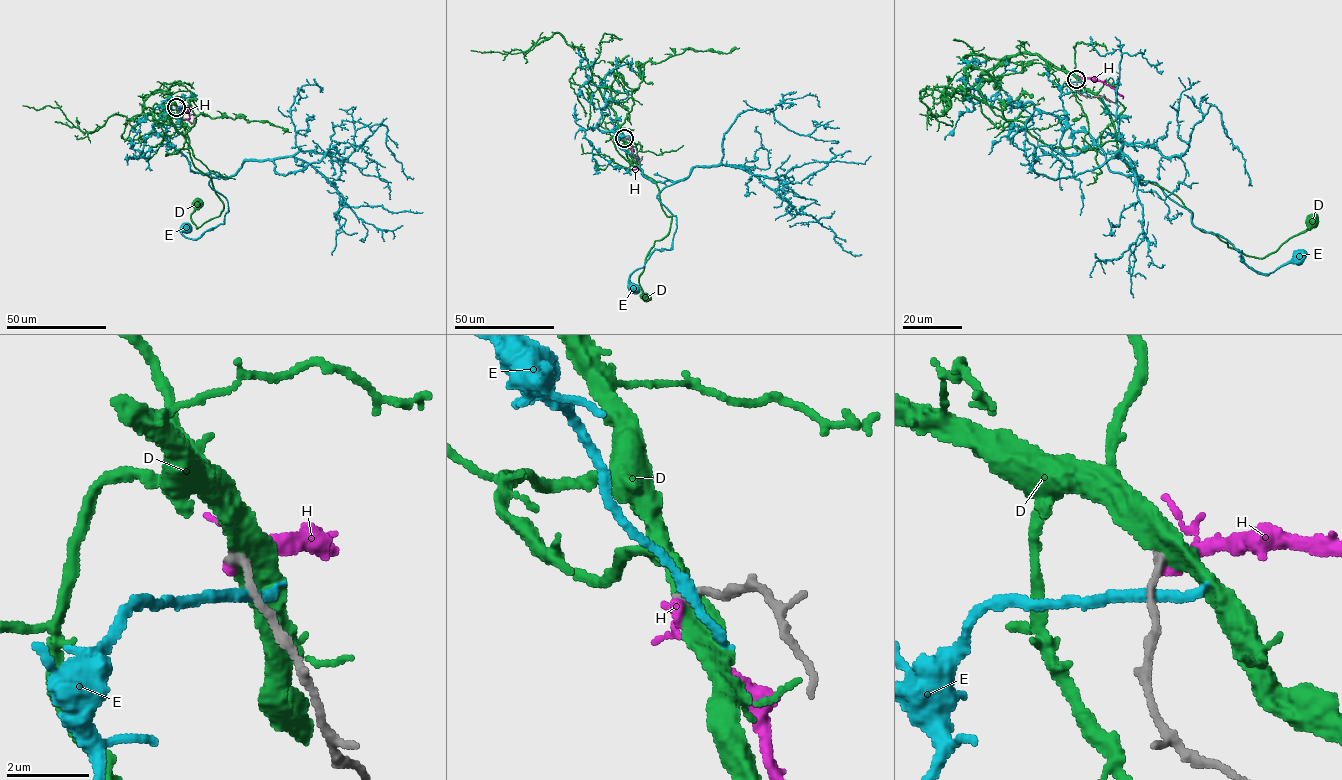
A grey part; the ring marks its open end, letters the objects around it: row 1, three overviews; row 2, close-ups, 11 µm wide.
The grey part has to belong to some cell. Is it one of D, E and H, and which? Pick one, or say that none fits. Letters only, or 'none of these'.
none of these

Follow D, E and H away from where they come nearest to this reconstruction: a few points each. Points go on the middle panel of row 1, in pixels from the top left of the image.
D: (624, 138), (636, 165), (655, 182), (663, 211), (671, 216), (669, 232), (654, 242), (640, 276), (646, 298)
E: (625, 138), (617, 127), (642, 173), (673, 183), (657, 198), (676, 219), (672, 248), (655, 249), (632, 287)
H: (624, 138), (636, 159), (637, 167), (631, 169)

